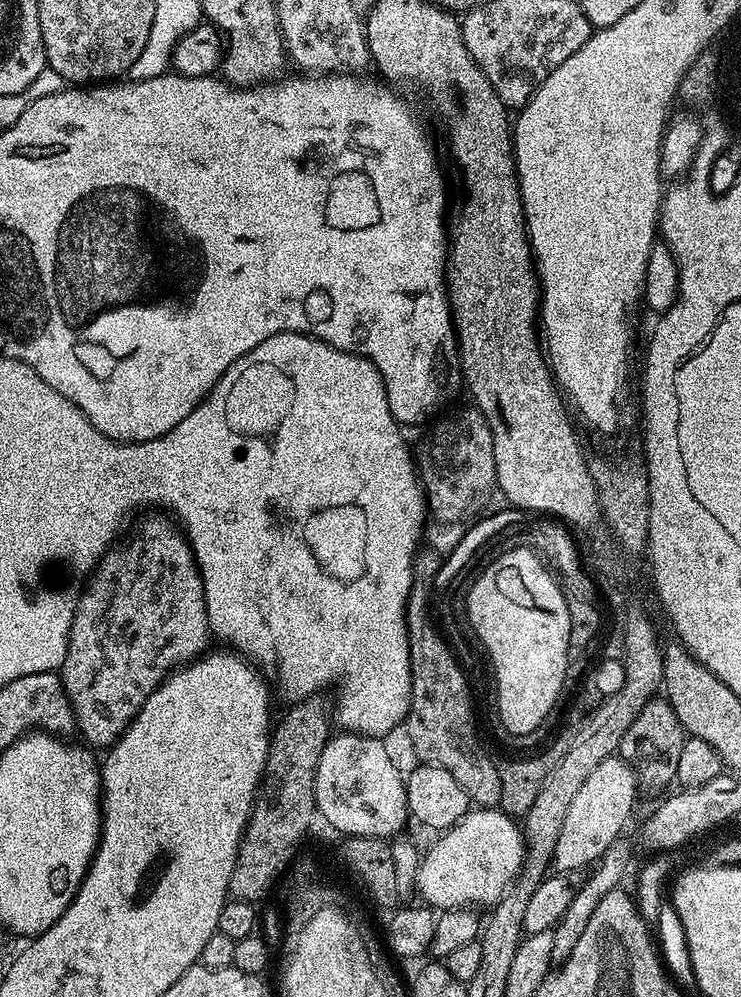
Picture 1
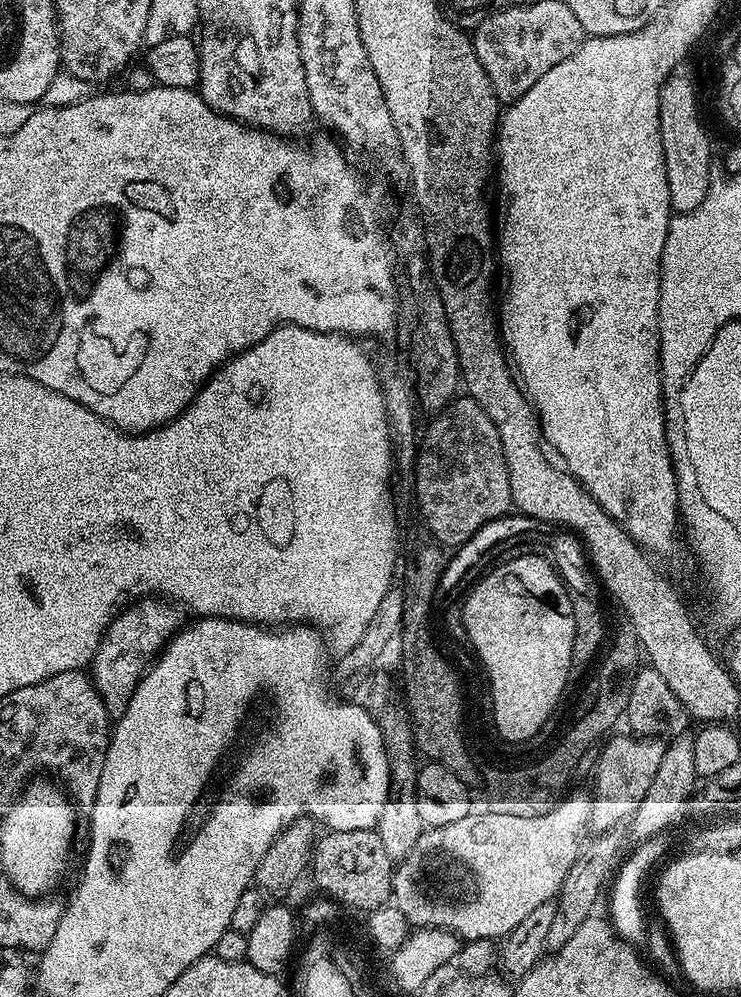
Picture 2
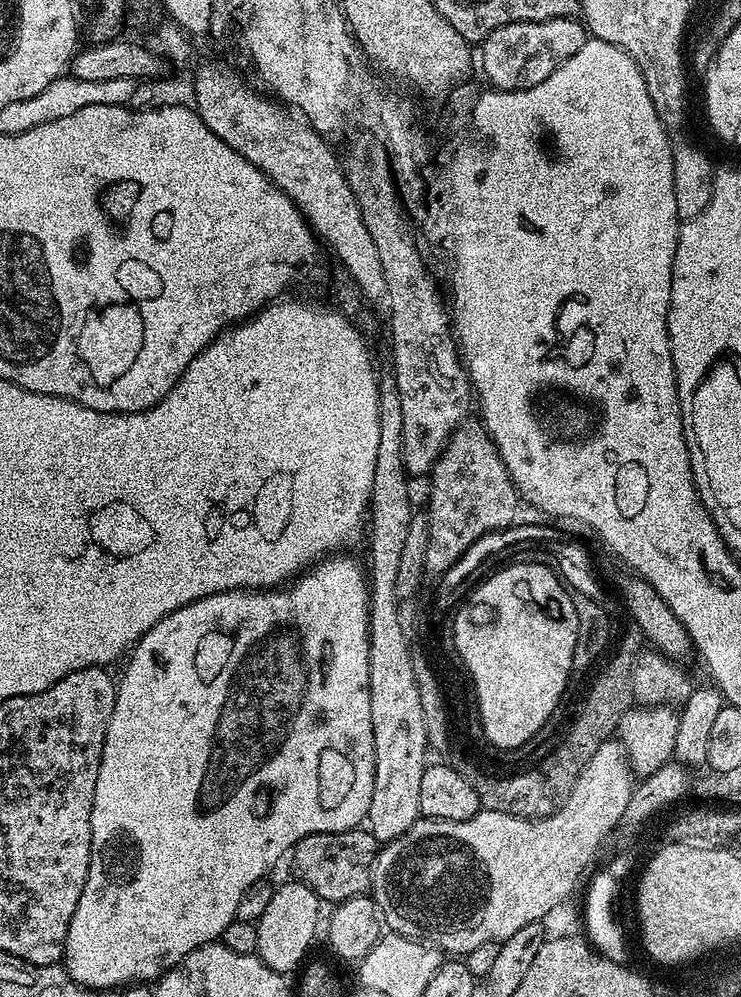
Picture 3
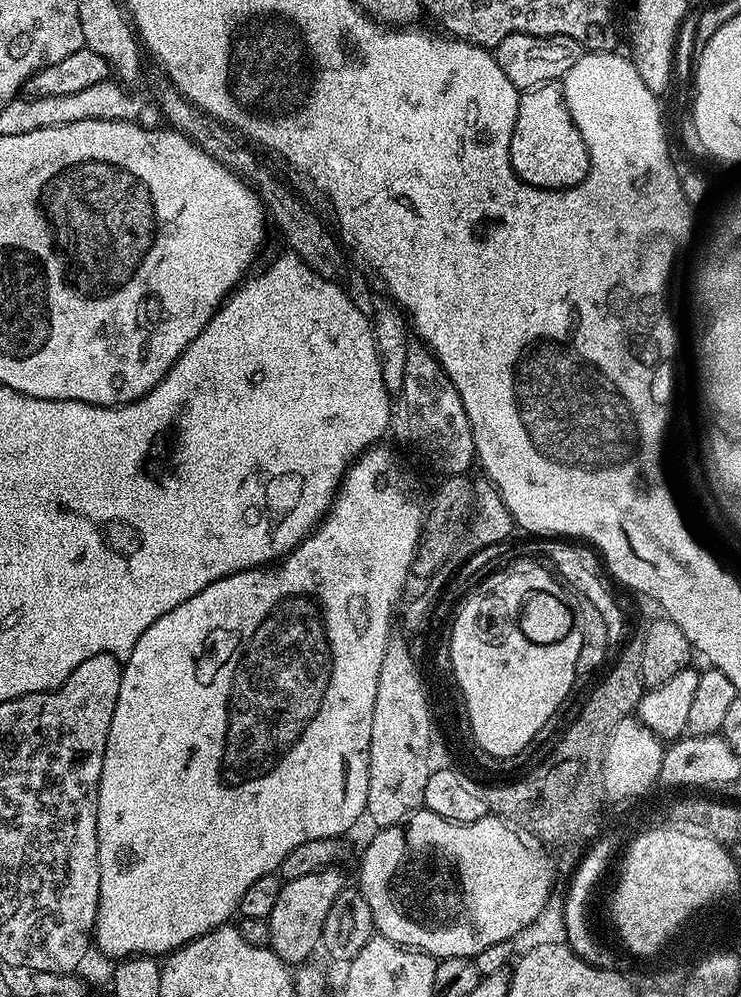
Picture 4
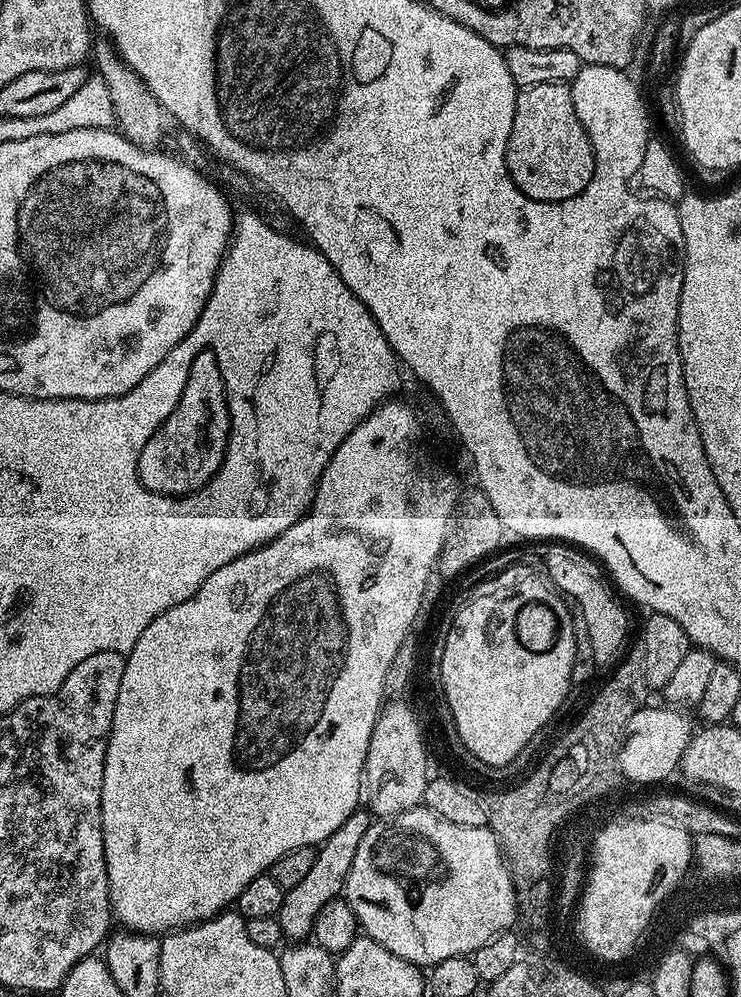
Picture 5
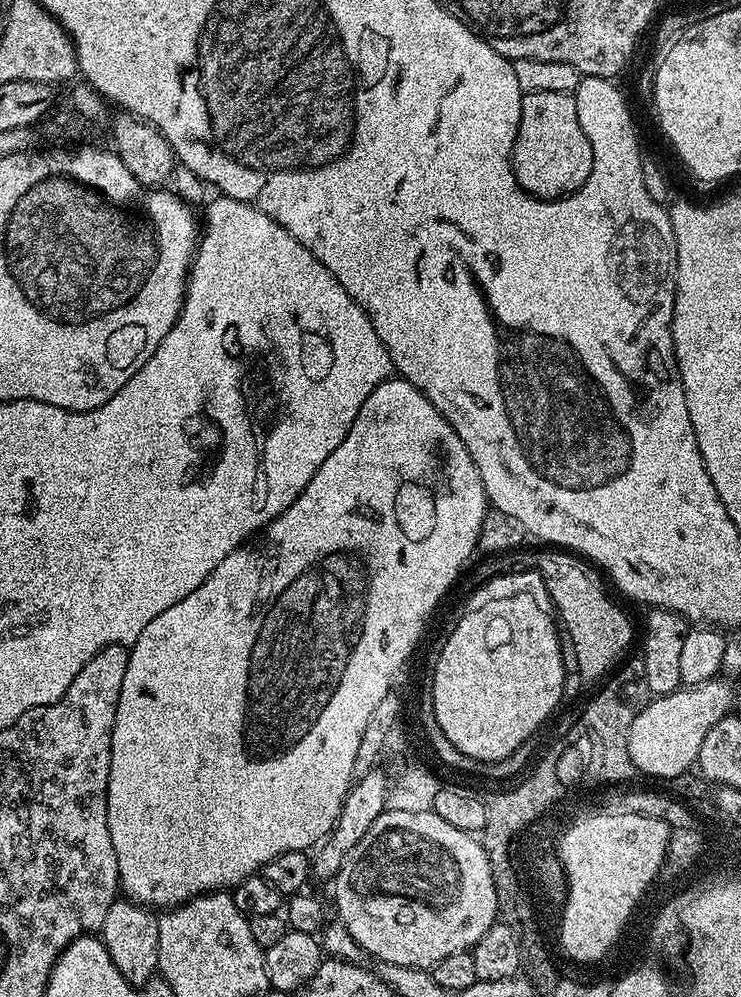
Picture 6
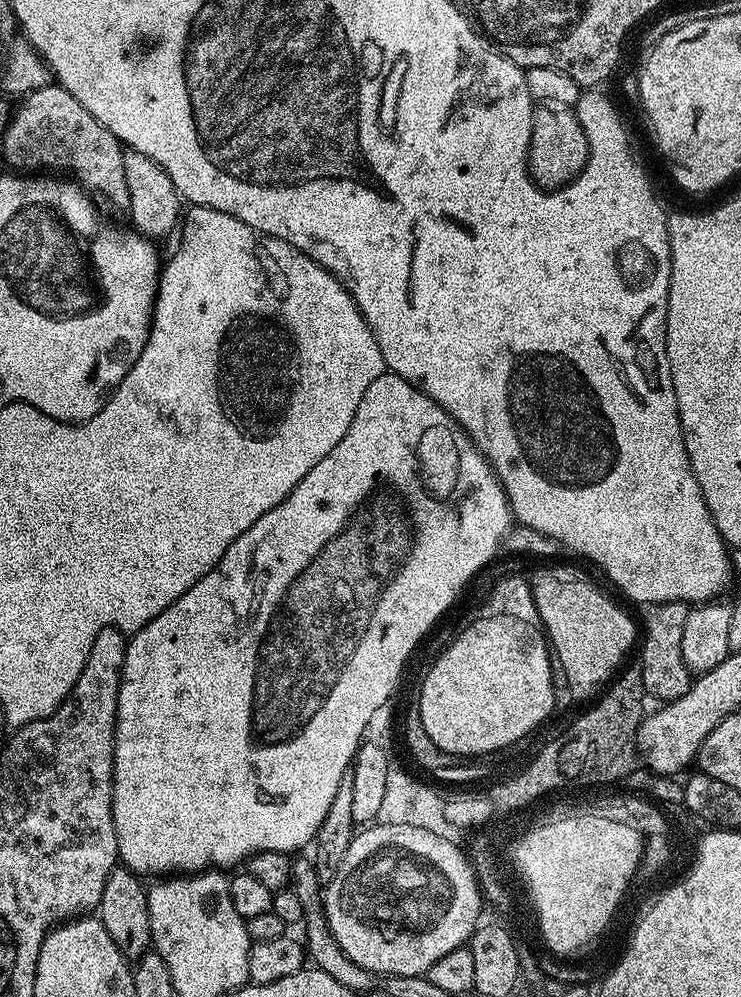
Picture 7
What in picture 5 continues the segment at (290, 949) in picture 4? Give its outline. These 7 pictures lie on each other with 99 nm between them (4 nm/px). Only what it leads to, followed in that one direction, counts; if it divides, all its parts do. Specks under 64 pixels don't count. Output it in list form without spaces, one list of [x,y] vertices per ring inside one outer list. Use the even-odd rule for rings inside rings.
[[[357,810],[326,838],[323,844],[316,848],[316,857],[314,866],[310,866],[310,871],[306,873],[306,878],[298,882],[298,886],[287,889],[284,893],[284,901],[278,913],[278,919],[284,939],[288,942],[304,942],[313,935],[315,919],[318,918],[318,912],[322,910],[323,904],[339,897],[344,891],[346,874],[350,874],[350,865],[354,862],[354,854],[358,854],[358,845],[362,838],[366,838],[366,830],[374,823],[373,817],[367,811]]]

